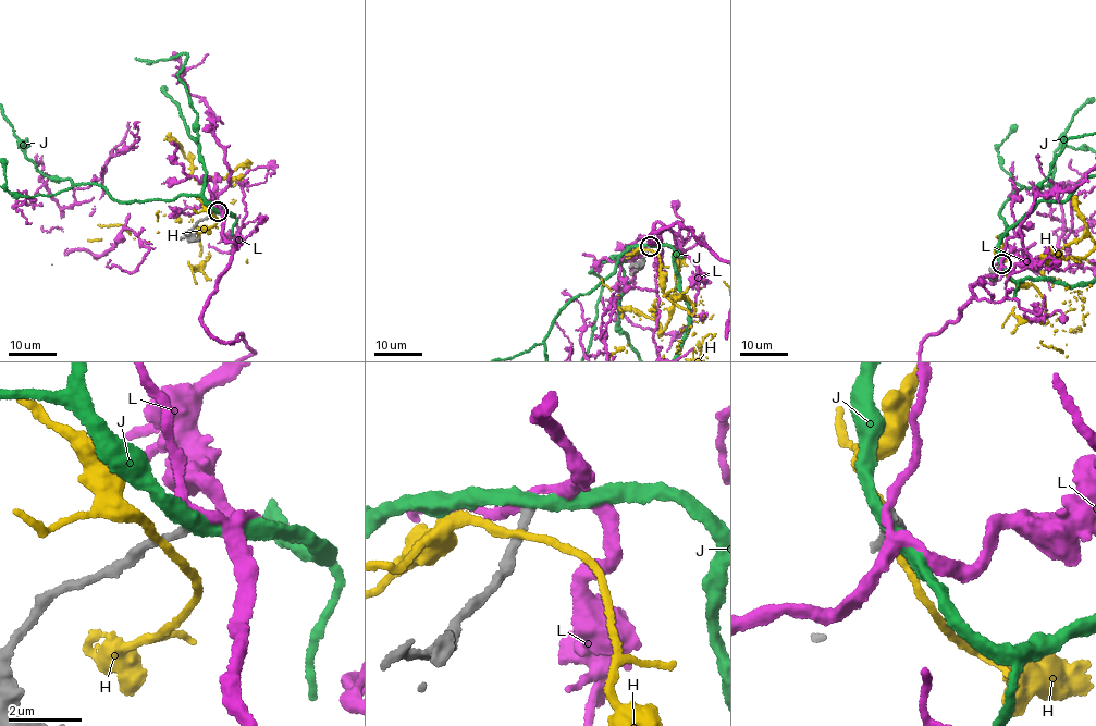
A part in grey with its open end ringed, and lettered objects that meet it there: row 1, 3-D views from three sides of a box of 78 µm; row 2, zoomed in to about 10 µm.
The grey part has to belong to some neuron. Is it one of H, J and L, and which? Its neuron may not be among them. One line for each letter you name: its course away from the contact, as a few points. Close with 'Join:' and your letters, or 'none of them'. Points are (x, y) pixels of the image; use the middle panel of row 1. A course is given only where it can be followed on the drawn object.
Join: none of them

